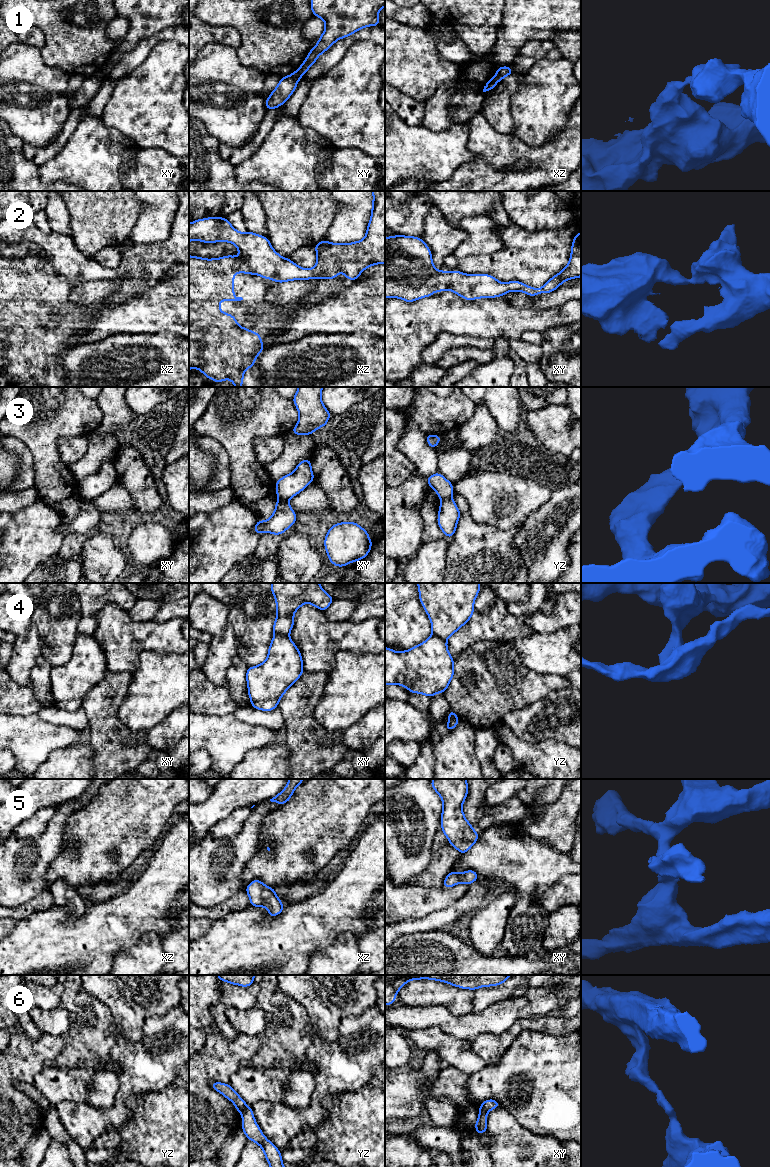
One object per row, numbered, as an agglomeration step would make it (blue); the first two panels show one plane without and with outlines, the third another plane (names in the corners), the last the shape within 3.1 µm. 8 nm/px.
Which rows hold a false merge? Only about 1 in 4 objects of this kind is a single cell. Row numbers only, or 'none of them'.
1, 3, 4, 6

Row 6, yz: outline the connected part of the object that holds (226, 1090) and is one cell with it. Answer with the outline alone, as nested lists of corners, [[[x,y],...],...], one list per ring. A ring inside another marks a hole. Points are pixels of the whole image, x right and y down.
[[[211,1082],[211,1087],[221,1093],[228,1100],[232,1101],[238,1112],[243,1113],[247,1107],[245,1101],[239,1096],[239,1094],[230,1086],[230,1084],[224,1084],[221,1082]]]

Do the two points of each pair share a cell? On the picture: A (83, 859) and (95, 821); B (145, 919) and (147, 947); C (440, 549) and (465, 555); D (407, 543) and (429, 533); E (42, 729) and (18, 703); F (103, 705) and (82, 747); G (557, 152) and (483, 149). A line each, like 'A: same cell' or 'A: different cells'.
A: same cell
B: different cells
C: different cells
D: different cells
E: different cells
F: different cells
G: same cell

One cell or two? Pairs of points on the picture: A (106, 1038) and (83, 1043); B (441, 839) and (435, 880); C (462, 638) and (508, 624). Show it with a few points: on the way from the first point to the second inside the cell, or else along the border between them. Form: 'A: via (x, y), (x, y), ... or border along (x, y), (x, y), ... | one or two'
A: via (100, 1038), (94, 1043), (89, 1043) | one
B: via (441, 849), (441, 864), (438, 870) | one
C: via (473, 631), (482, 626), (497, 624) | one

